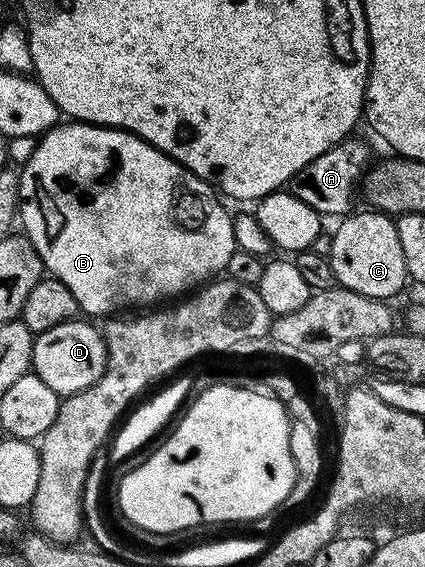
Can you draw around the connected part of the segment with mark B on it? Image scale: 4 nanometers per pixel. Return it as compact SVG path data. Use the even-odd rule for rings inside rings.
M87 123L58 124L53 124L35 142L37 145L33 147L32 154L29 155L28 162L24 165L24 170L22 168L19 170L20 200L18 202L18 221L19 224L24 224L25 230L23 229L23 232L26 234L28 242L34 247L34 251L38 251L45 270L51 276L57 277L62 283L66 283L66 287L70 287L70 295L74 295L74 299L85 314L93 313L93 315L88 315L93 318L100 316L100 318L103 318L105 315L127 310L124 309L127 305L148 305L144 307L152 307L155 306L152 305L155 301L160 301L163 297L172 297L168 299L179 298L181 295L211 282L217 275L225 272L230 255L234 255L238 250L234 227L232 226L234 217L231 212L228 214L224 210L223 203L225 204L225 202L221 200L213 186L206 181L197 180L195 182L196 194L193 195L192 201L188 201L183 205L184 185L180 180L186 177L185 170L175 159L166 156L160 149L155 149L149 141L144 141L141 137L135 137L133 133L127 133L125 129L109 129L102 125L90 125Z

